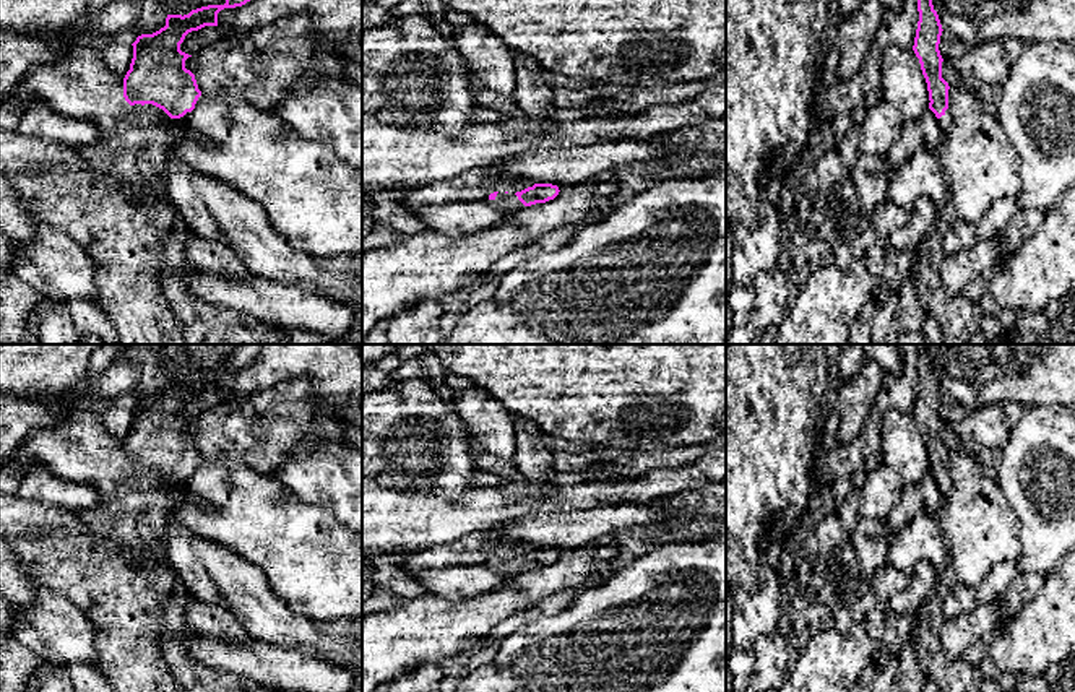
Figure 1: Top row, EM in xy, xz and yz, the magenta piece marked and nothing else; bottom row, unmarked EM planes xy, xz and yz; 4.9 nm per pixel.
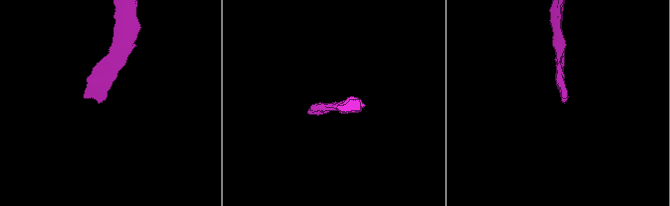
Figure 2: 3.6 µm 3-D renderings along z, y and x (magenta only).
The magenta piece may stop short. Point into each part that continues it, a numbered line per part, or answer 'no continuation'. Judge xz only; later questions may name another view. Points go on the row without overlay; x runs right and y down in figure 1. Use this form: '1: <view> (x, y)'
1: xz (504, 566)

